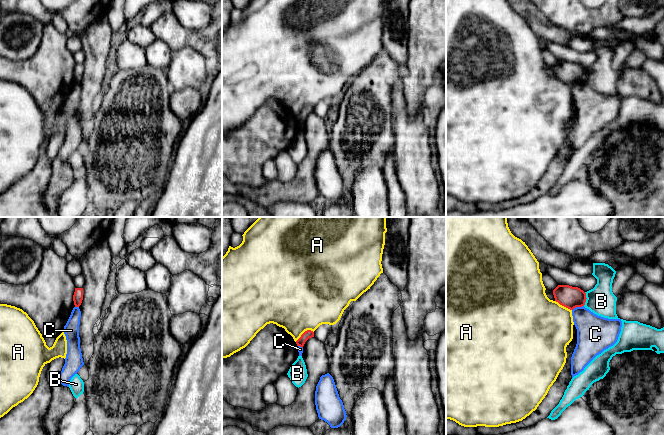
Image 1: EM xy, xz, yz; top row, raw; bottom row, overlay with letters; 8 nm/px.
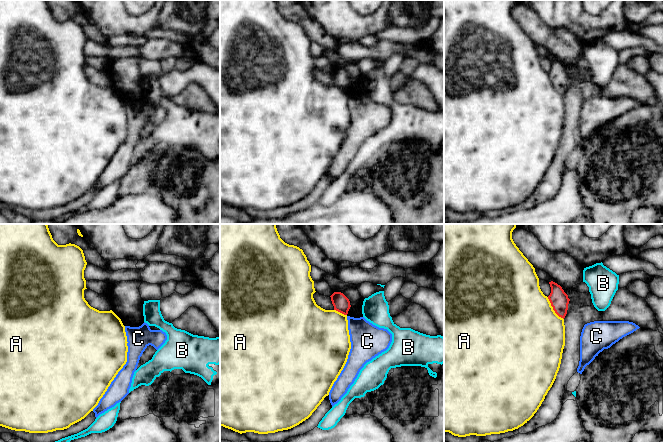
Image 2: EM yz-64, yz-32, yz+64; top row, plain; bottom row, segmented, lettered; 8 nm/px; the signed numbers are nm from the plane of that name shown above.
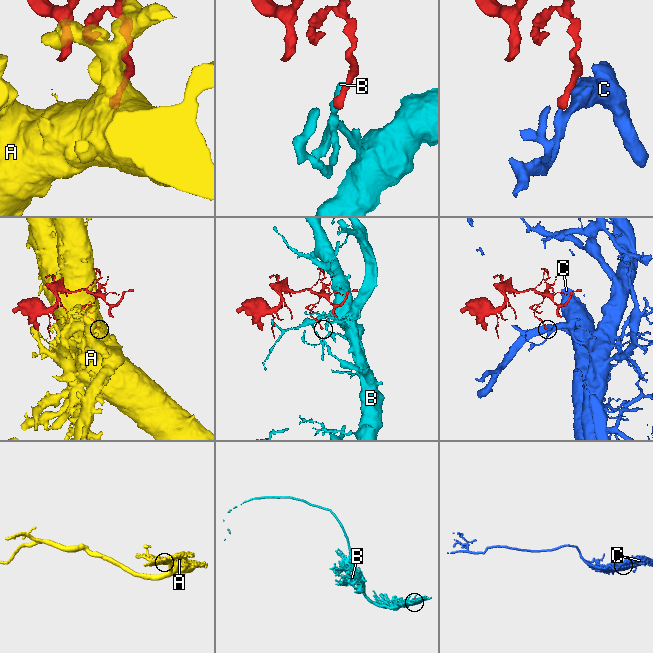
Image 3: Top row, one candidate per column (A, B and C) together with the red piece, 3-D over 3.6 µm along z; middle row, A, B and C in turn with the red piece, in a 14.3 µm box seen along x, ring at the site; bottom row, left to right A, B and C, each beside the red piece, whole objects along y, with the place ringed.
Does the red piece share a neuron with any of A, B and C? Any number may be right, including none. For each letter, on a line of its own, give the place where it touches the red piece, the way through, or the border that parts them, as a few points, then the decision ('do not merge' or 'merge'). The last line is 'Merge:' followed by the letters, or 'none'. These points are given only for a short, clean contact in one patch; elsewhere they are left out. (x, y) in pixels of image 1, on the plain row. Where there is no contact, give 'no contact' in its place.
A: contact xz (304, 108); do not merge
B: contact yz (586, 74); border yz (585, 68), (586, 75), (583, 81); do not merge
C: contact yz (577, 82); border yz (583, 81), (576, 82), (572, 86); do not merge
Merge: none

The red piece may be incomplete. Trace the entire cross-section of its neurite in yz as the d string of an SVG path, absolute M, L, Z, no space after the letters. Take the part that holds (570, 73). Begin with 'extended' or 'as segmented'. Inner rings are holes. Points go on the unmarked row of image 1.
as segmented; M558 61L553 71L556 78L570 86L584 82L587 75L583 66L569 61Z

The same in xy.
as segmented; M75 64L75 68L73 71L73 77L75 83L79 83L83 76L83 64Z

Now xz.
as segmented; M311 106L305 107L301 113L296 117L297 122L300 122L303 124L305 118L309 115L314 113L314 108Z

